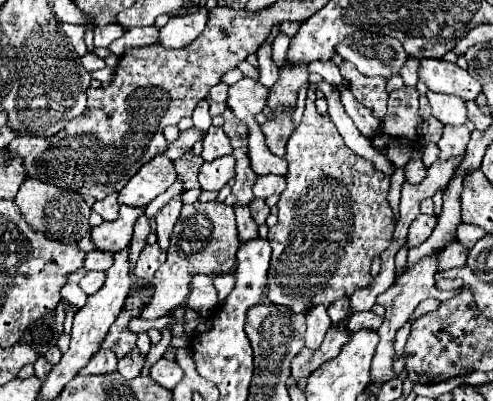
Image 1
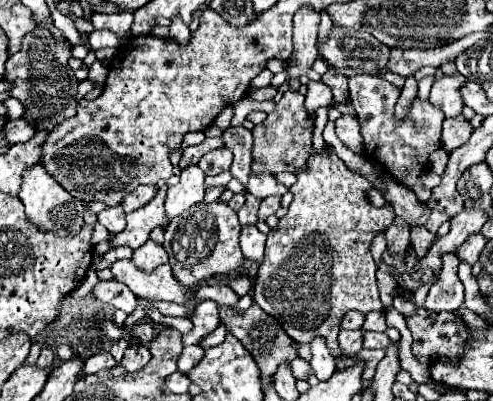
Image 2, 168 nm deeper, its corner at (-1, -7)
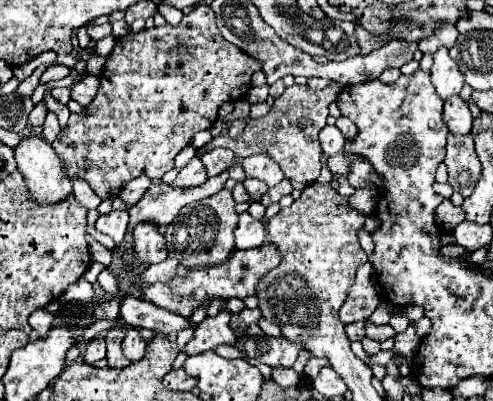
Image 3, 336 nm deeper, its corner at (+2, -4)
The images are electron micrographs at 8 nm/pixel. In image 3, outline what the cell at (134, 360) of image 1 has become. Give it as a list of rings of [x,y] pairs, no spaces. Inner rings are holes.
[[[130,328],[130,330],[126,332],[126,338],[124,338],[124,342],[122,342],[122,348],[124,348],[126,358],[132,360],[132,362],[136,362],[136,360],[142,360],[142,358],[144,358],[146,342],[144,342],[144,338],[142,338],[134,328]]]

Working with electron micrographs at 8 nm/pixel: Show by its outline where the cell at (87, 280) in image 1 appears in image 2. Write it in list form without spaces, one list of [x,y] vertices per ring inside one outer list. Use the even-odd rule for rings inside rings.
[[[109,279],[109,281],[99,281],[95,287],[93,287],[93,297],[101,303],[107,303],[115,309],[121,309],[125,313],[131,313],[137,305],[137,299],[135,295],[127,289],[127,285],[115,281],[115,279]]]

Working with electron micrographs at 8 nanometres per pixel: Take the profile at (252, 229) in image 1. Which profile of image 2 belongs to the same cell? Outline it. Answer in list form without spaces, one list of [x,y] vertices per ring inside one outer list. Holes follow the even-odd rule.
[[[247,193],[245,197],[247,197],[245,205],[239,209],[239,223],[241,225],[255,225],[257,223],[257,209],[259,209],[261,201],[257,197],[253,197],[251,193]]]

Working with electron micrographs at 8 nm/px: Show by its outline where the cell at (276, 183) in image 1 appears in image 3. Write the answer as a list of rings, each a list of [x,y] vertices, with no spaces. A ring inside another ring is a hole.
[[[256,154],[256,156],[244,158],[242,168],[244,168],[246,176],[260,178],[270,186],[276,186],[276,184],[280,184],[284,180],[284,172],[280,170],[280,166],[266,154]]]

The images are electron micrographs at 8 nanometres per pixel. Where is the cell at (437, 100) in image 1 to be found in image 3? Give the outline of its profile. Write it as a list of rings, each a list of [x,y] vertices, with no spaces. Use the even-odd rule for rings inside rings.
[[[438,48],[434,52],[434,64],[430,68],[432,74],[432,84],[436,88],[436,92],[446,100],[448,96],[454,96],[462,90],[464,78],[458,70],[458,66],[452,62],[452,58],[448,56],[448,48]]]

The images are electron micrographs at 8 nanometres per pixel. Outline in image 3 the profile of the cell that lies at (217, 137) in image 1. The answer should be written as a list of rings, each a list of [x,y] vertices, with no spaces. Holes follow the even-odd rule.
[[[214,148],[202,156],[202,162],[208,176],[216,176],[234,164],[234,152],[228,152],[226,148]]]

